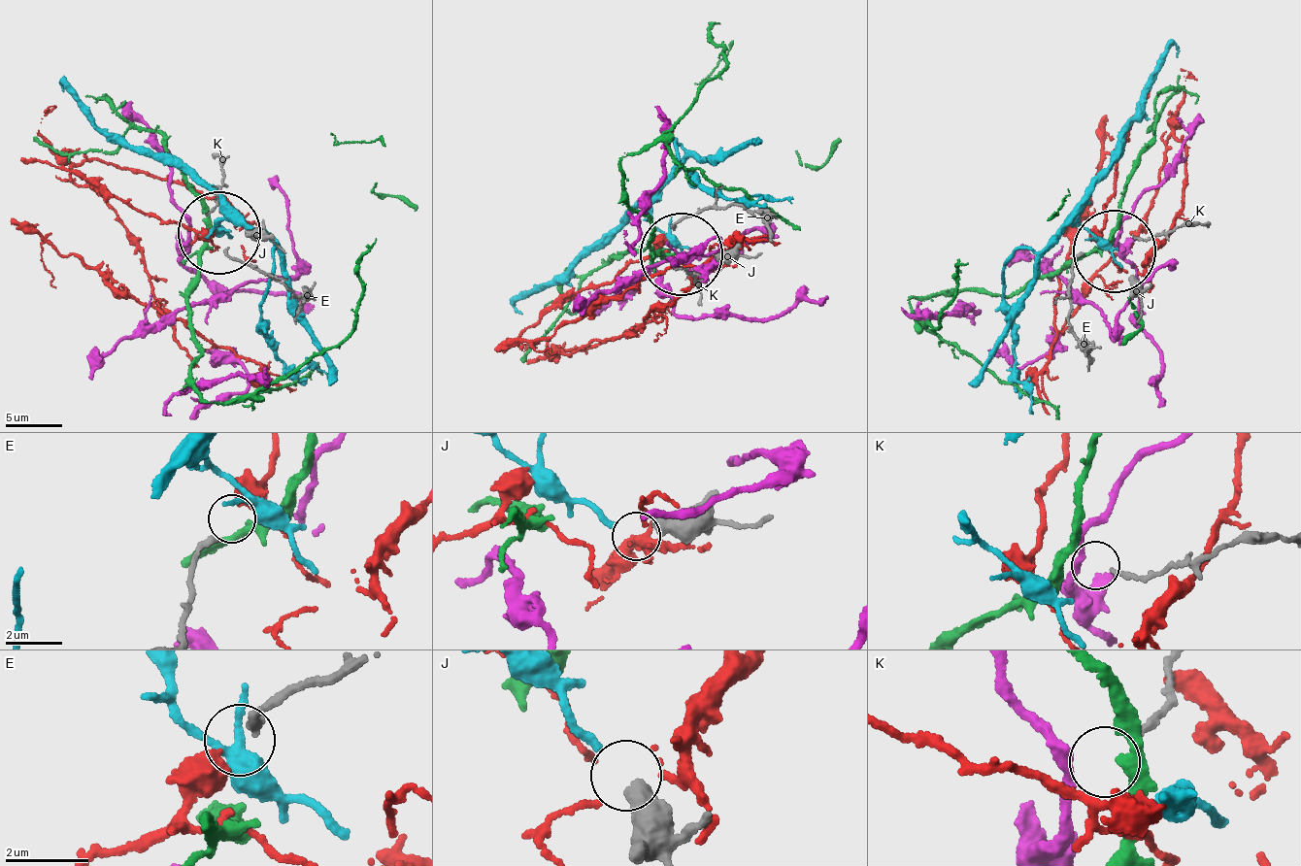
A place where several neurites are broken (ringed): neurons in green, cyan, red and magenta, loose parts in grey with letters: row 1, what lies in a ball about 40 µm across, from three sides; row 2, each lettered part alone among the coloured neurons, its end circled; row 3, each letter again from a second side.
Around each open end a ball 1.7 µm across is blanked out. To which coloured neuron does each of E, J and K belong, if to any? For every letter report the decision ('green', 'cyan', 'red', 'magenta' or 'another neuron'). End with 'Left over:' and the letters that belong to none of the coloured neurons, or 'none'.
E: red
J: cyan
K: another neuron
Left over: K

